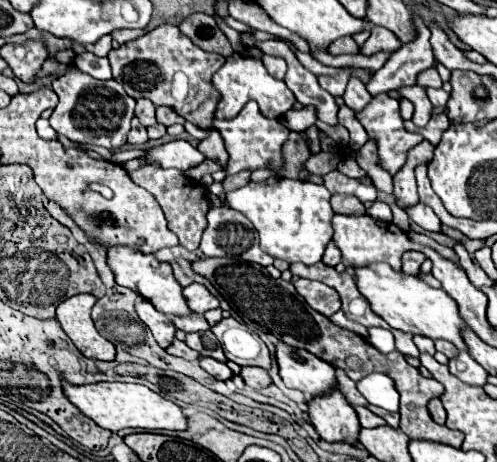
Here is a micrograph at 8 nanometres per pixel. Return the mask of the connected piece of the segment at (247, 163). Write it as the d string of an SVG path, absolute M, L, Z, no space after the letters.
M248 102L240 114L232 120L216 120L216 130L222 134L230 160L226 166L227 175L238 174L240 170L270 170L272 176L280 176L284 170L282 146L290 136L290 130L280 120L270 120L260 114L256 102Z

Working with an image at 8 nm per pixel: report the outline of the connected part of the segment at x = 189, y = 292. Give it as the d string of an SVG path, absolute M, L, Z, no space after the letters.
M192 282L190 286L184 288L184 296L186 296L190 308L192 308L196 314L204 314L206 310L218 306L218 298L212 296L206 286L196 284L196 282Z

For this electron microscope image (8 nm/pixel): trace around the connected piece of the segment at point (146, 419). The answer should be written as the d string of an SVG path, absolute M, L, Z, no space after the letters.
M64 378L60 380L64 382L66 398L70 398L70 402L76 408L80 408L84 416L92 418L98 426L106 430L118 432L122 428L140 428L140 430L154 432L154 430L184 430L186 428L186 416L182 414L182 408L142 384L96 382L96 384L84 384L84 386L70 386L68 380Z

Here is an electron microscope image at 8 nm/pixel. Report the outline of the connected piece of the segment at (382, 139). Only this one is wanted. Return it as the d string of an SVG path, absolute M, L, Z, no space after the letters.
M388 94L374 96L356 118L362 122L368 136L378 142L380 162L390 174L396 174L404 166L408 150L422 142L420 134L404 130L398 100Z

